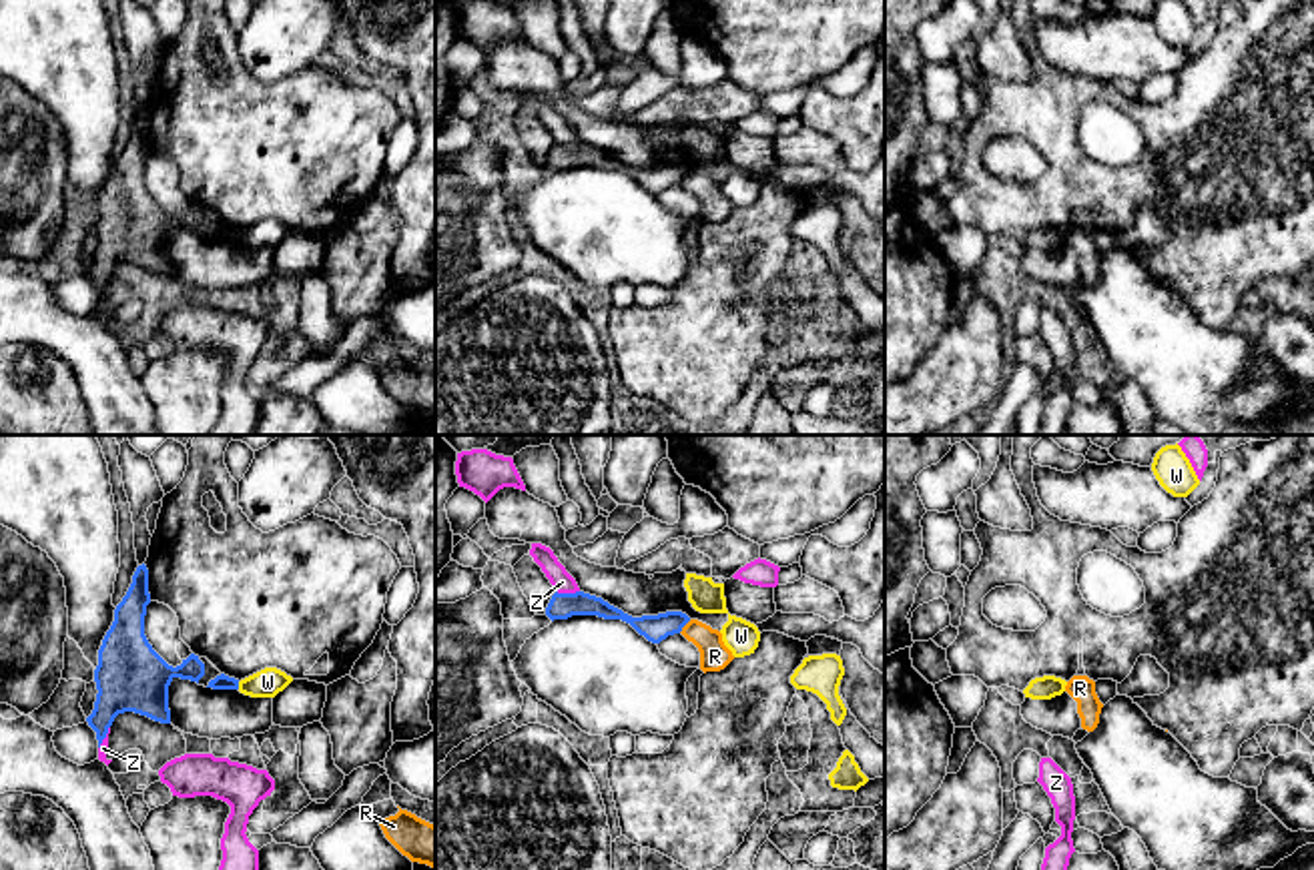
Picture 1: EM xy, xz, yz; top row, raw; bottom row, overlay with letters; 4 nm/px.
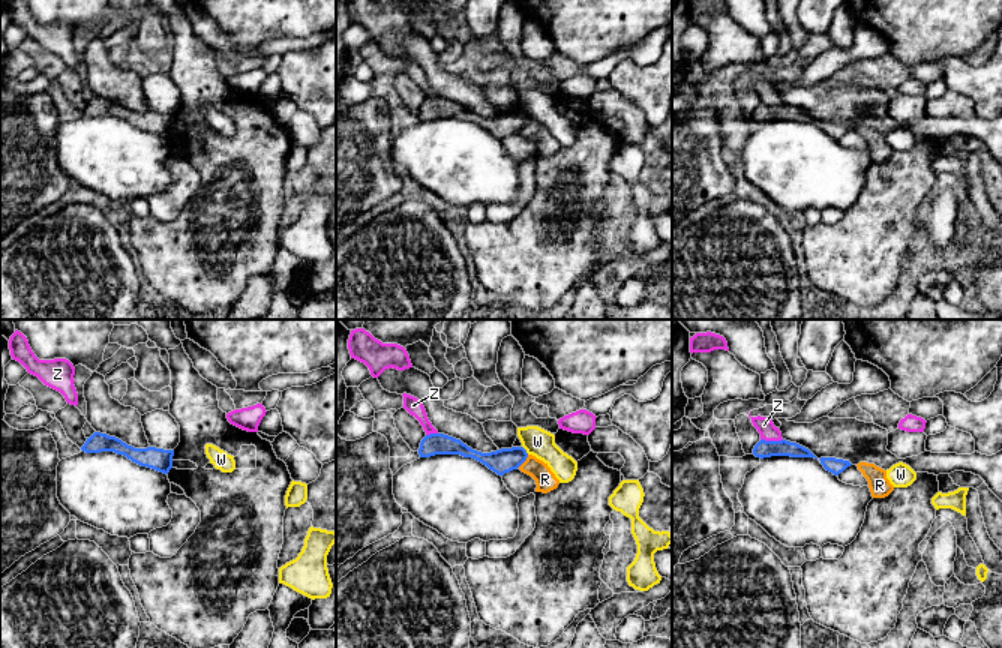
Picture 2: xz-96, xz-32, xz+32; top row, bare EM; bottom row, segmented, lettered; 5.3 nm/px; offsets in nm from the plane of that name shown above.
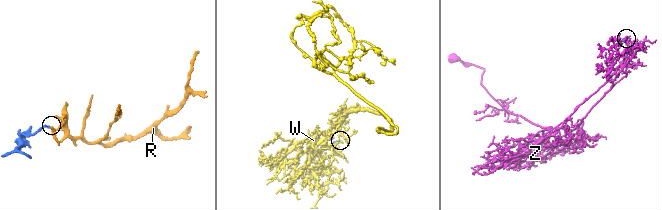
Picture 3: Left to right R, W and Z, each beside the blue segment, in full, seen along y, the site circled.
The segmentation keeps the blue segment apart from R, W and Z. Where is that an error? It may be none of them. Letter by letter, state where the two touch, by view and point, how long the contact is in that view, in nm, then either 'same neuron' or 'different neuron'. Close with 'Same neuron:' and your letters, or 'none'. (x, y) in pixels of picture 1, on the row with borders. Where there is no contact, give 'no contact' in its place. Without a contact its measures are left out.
R: xz (685, 624) | 80 nm | different neuron
W: xy (237, 686) | 30 nm | different neuron
Z: xz (568, 594) | 100 nm | different neuron
Same neuron: none

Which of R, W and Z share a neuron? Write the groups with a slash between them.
R / W / Z

